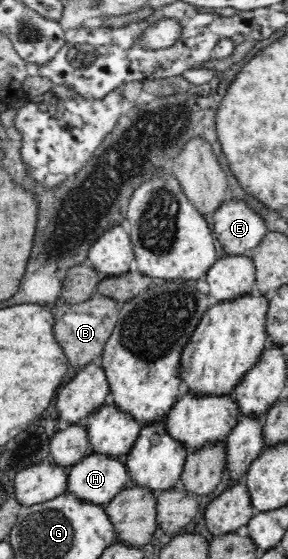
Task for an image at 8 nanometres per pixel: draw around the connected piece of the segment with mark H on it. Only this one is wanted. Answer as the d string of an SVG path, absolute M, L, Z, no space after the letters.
M87 454L81 458L75 466L68 470L68 492L77 498L83 498L87 502L105 507L123 488L133 486L131 475L127 470L125 459L113 458L108 454Z

